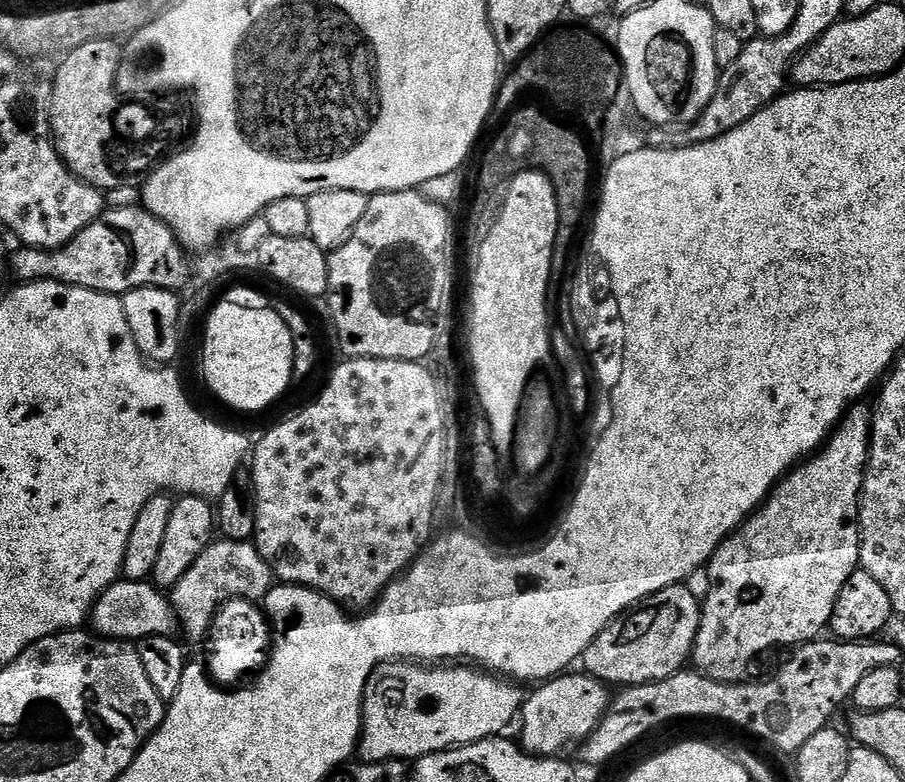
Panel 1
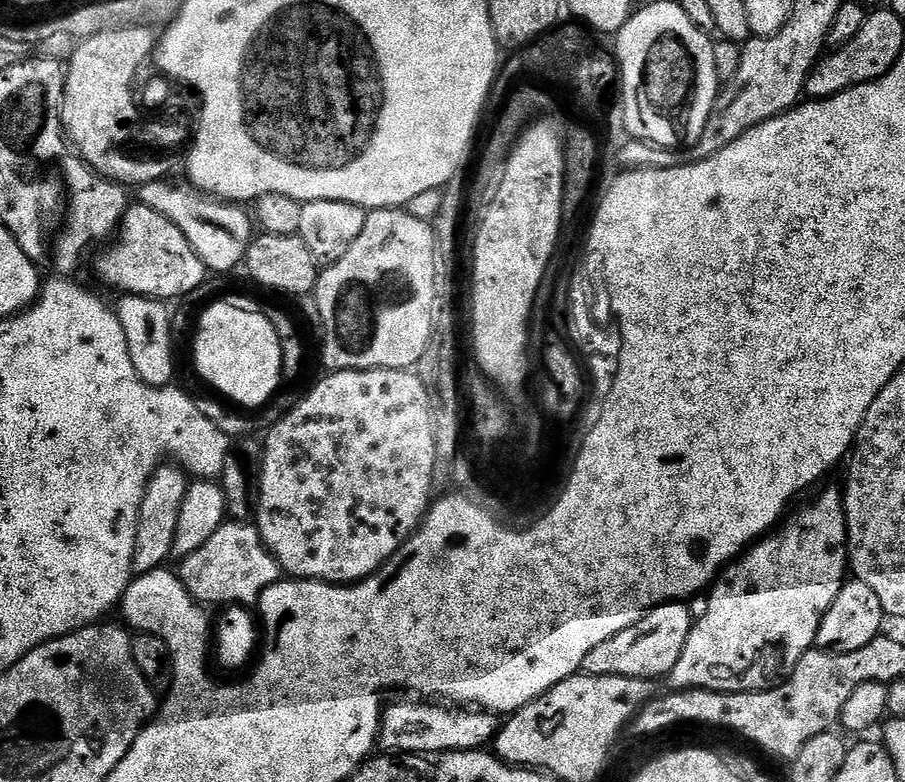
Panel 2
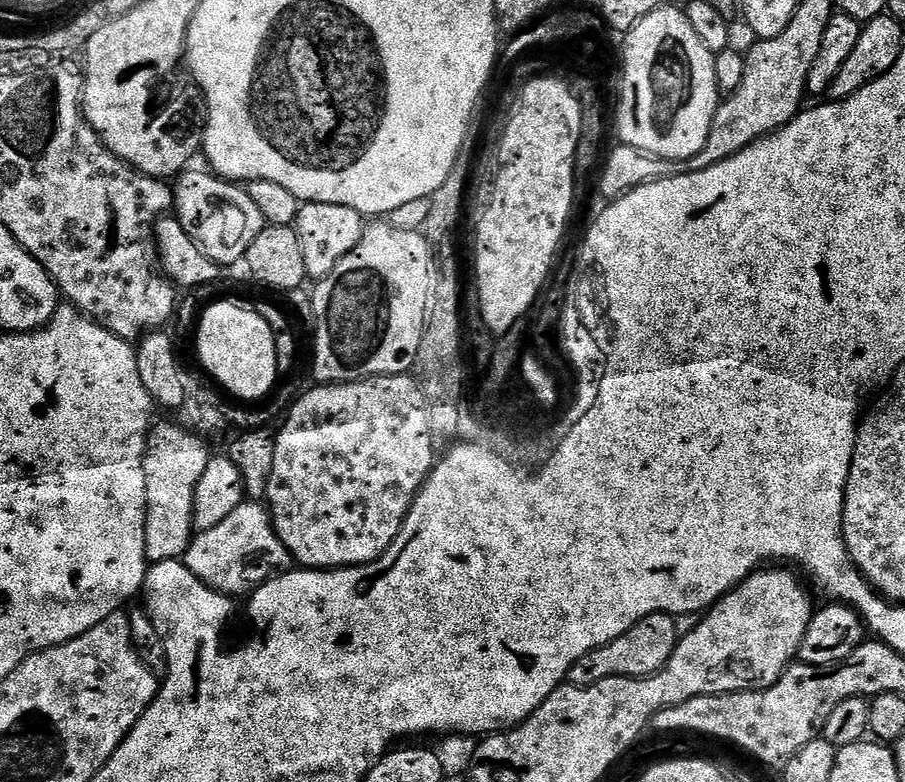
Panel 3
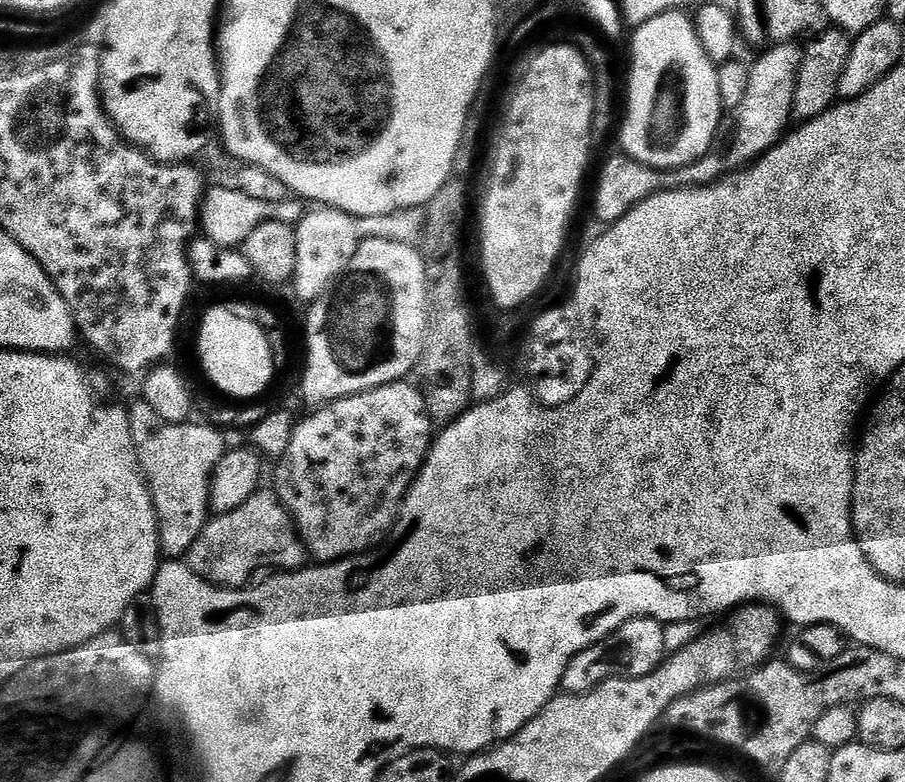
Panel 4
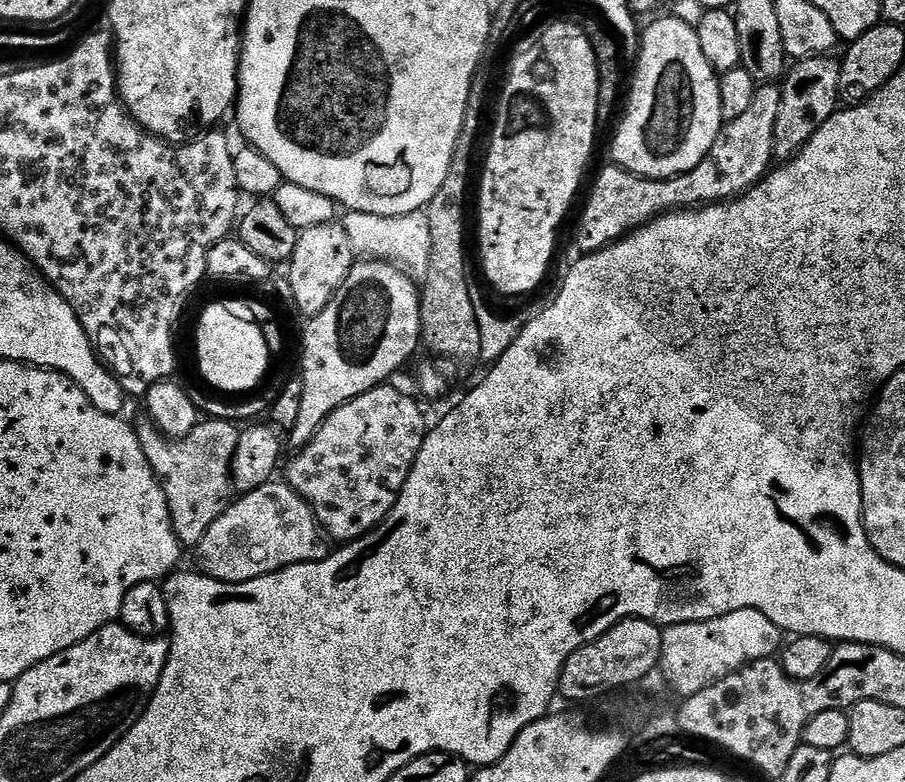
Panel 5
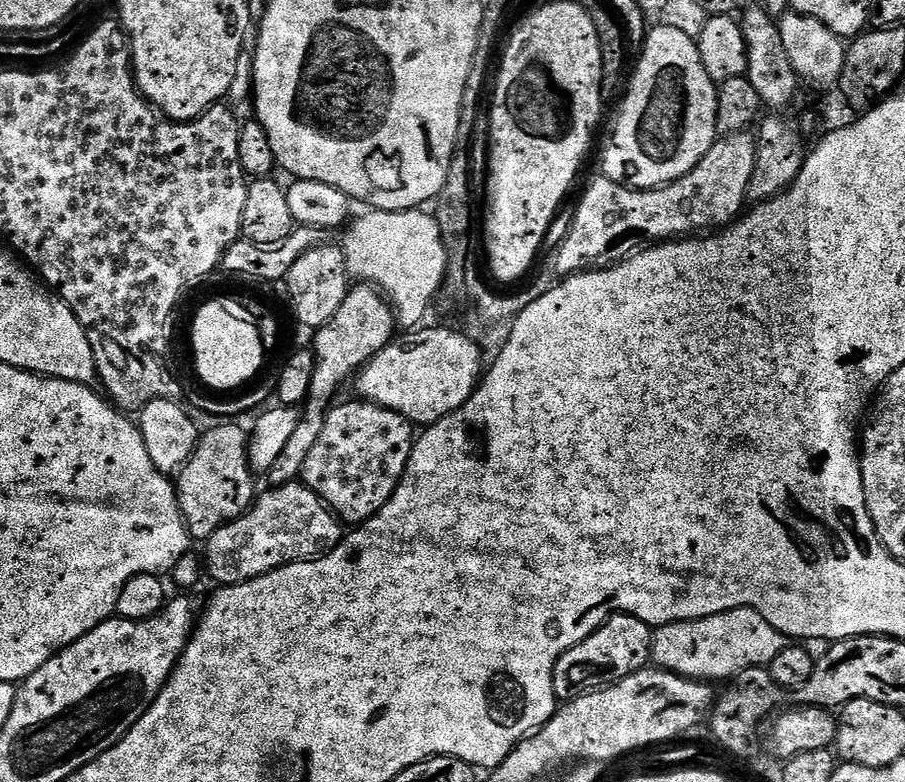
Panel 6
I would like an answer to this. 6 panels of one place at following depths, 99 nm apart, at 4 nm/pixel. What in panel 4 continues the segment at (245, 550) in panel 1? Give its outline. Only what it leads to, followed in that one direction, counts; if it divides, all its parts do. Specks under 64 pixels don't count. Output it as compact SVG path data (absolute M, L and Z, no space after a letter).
M257 490L238 510L213 515L190 546L186 563L194 574L221 588L243 588L255 572L294 572L309 563L308 549L301 542L292 516L275 491Z

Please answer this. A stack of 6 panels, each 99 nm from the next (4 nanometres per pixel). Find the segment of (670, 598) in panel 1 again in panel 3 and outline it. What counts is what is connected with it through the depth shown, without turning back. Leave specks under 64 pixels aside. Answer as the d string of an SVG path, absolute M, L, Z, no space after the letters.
M665 612L650 614L630 626L624 636L582 654L582 658L578 658L574 666L570 666L567 683L573 684L575 688L585 688L615 676L655 676L664 669L670 654L674 654L677 639L676 621L673 617L667 616Z

